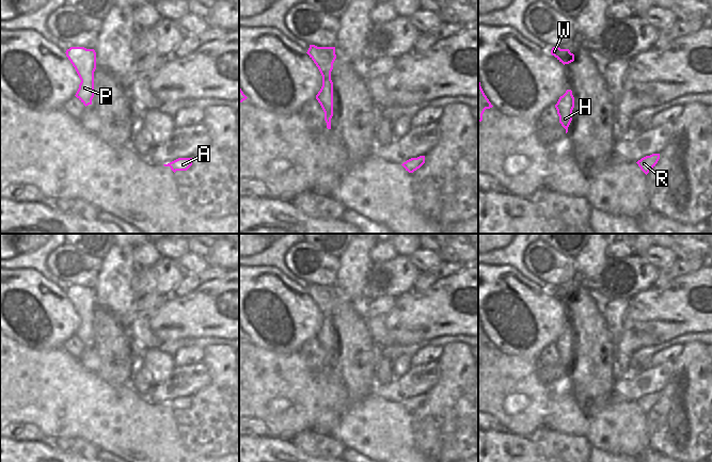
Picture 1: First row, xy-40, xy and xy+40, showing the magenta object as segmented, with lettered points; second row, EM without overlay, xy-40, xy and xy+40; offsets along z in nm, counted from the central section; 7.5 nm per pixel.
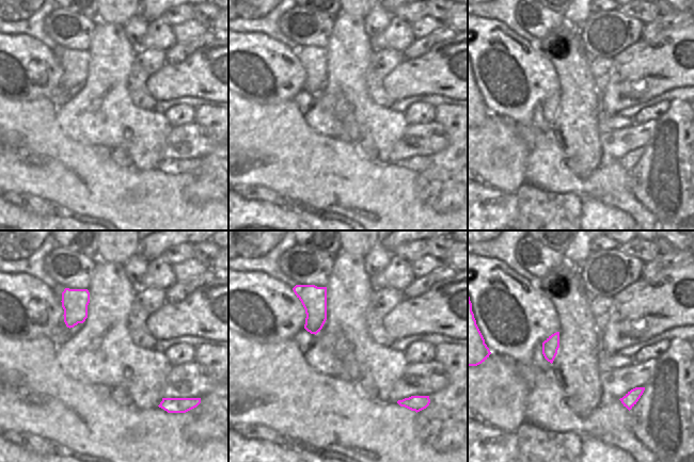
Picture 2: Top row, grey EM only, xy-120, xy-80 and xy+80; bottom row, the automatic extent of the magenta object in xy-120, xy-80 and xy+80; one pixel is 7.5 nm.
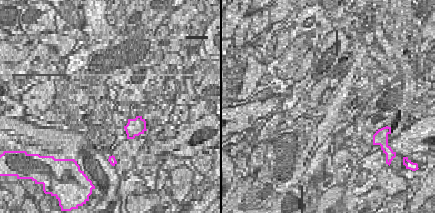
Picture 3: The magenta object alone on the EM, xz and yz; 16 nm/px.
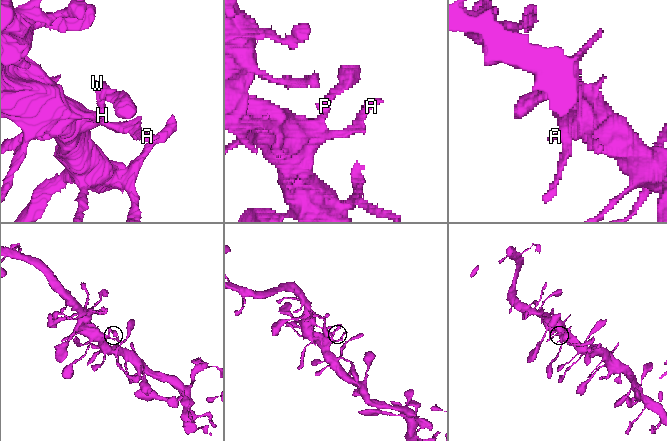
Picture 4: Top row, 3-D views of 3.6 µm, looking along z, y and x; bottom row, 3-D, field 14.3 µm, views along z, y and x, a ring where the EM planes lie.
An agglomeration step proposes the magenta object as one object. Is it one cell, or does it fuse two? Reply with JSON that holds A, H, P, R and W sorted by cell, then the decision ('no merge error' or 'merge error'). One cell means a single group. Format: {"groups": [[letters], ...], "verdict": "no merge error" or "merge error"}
{"groups": [["A", "H", "P", "R", "W"]], "verdict": "no merge error"}

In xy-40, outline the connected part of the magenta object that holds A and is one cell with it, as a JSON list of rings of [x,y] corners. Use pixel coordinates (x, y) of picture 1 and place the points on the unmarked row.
[[[178,397],[164,405],[170,405],[175,412],[176,410],[187,410],[192,404],[192,397]]]

